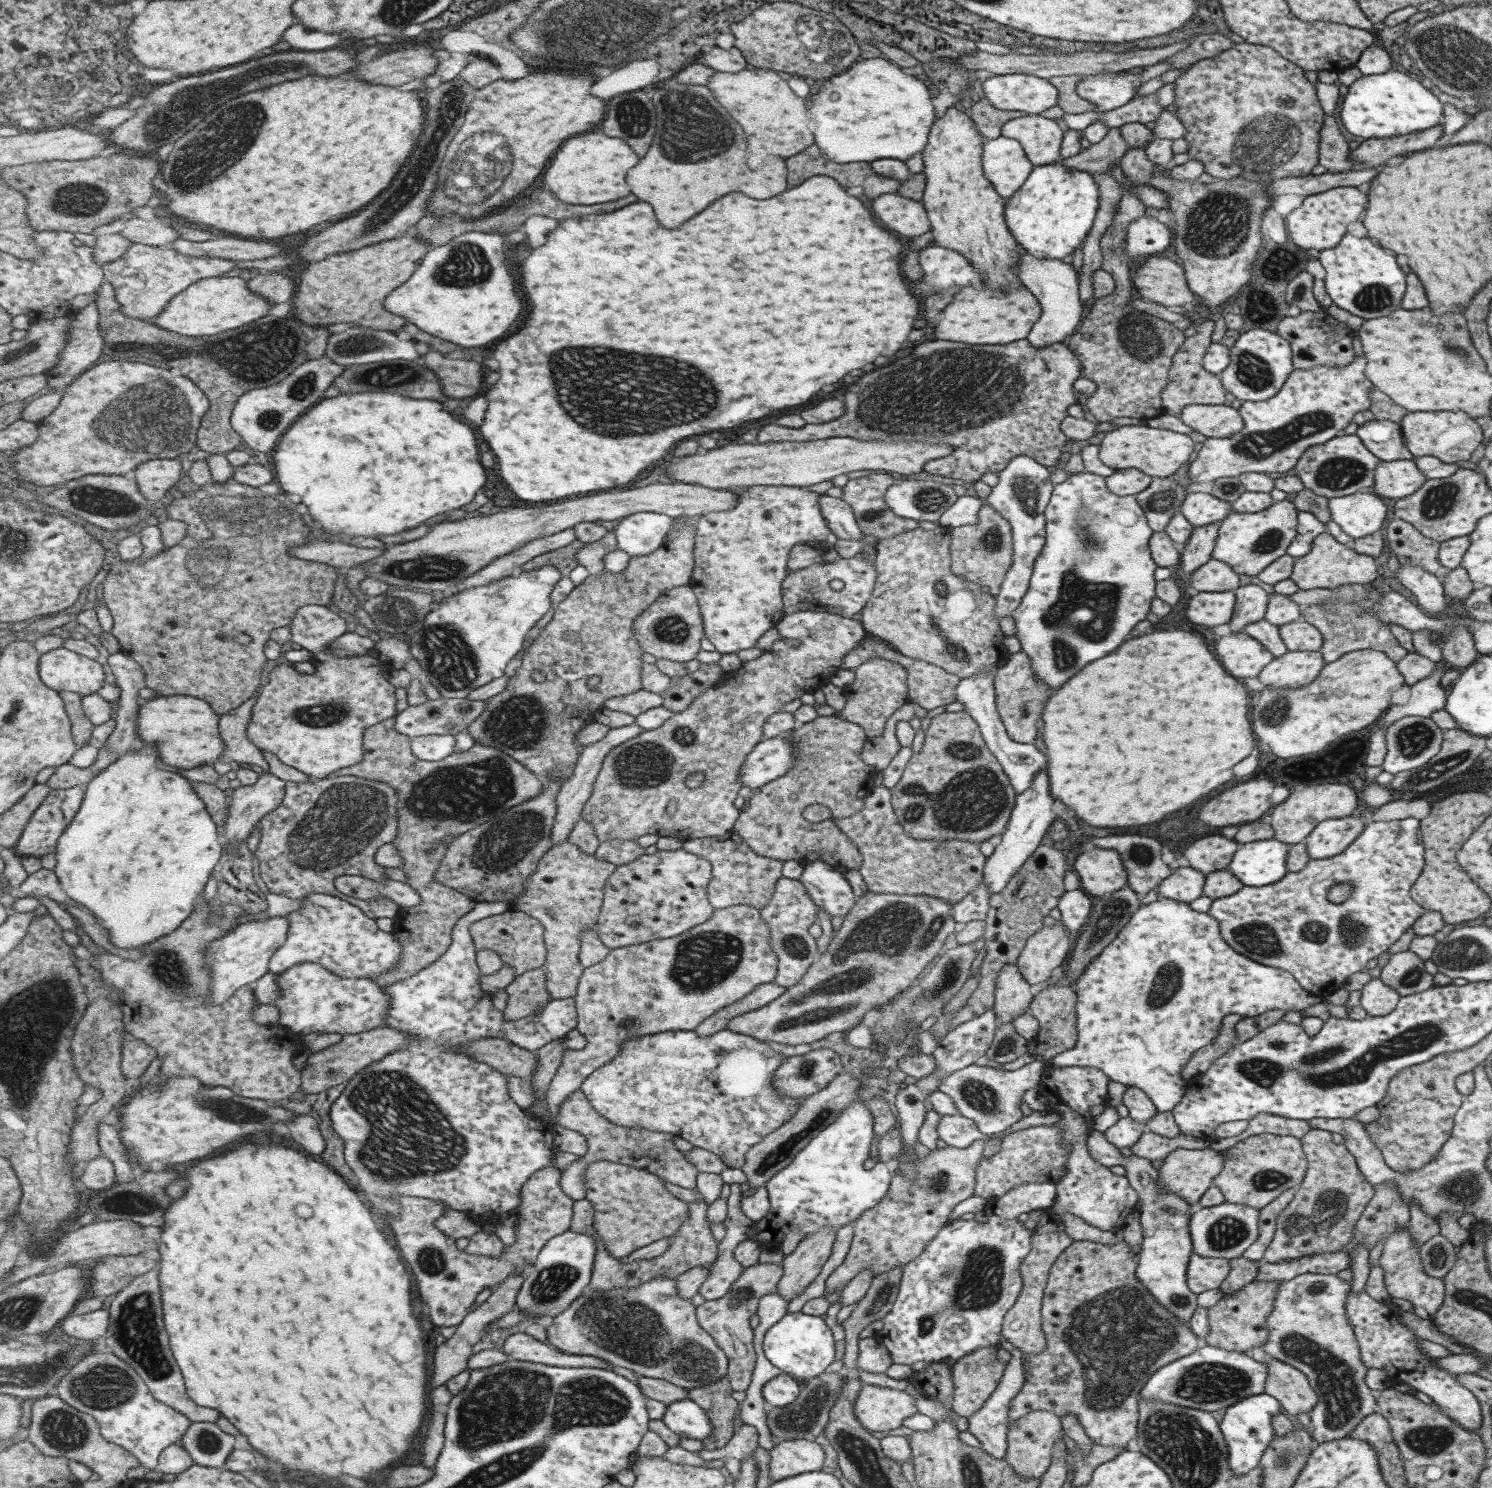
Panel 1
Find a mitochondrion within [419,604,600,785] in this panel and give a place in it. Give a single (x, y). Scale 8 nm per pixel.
(519, 723)

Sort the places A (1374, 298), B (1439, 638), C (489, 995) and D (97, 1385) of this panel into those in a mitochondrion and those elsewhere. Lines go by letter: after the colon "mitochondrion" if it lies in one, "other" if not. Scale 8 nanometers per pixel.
A: mitochondrion
B: other
C: other
D: mitochondrion

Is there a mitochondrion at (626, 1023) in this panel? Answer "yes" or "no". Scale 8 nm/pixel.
yes

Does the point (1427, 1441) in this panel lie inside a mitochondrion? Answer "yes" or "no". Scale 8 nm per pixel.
yes

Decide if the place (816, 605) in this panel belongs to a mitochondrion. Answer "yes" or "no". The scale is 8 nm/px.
no

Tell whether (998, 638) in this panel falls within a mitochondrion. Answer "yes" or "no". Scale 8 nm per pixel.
no

